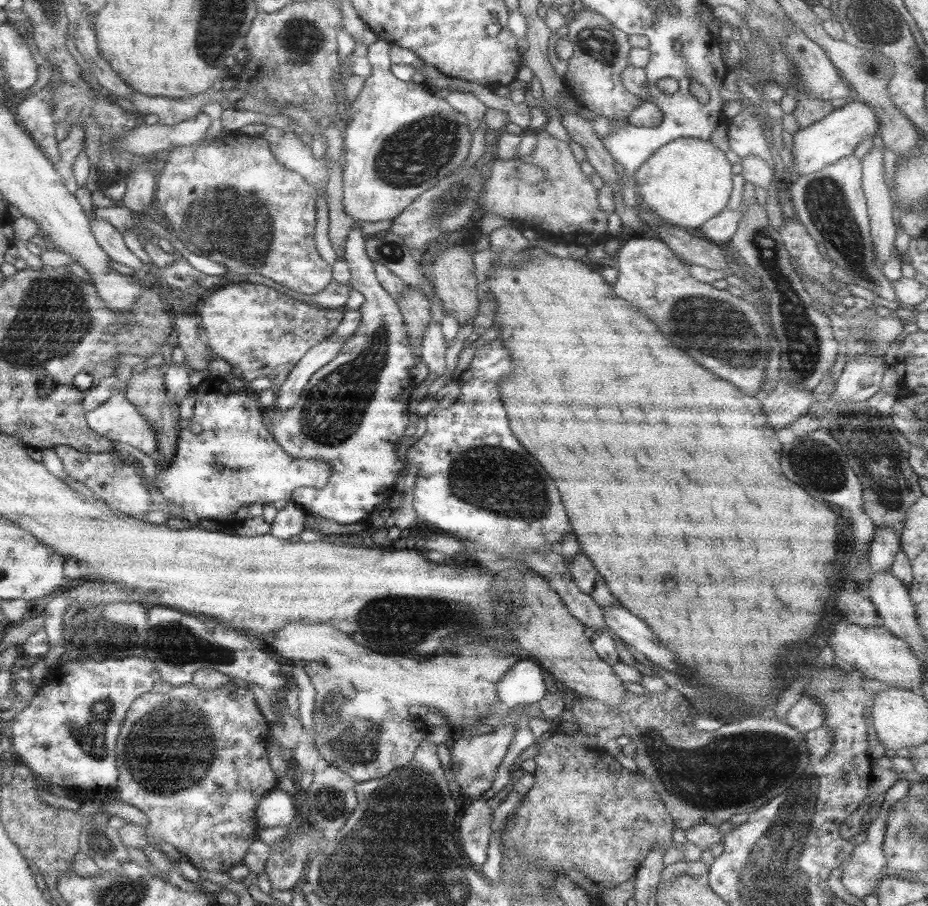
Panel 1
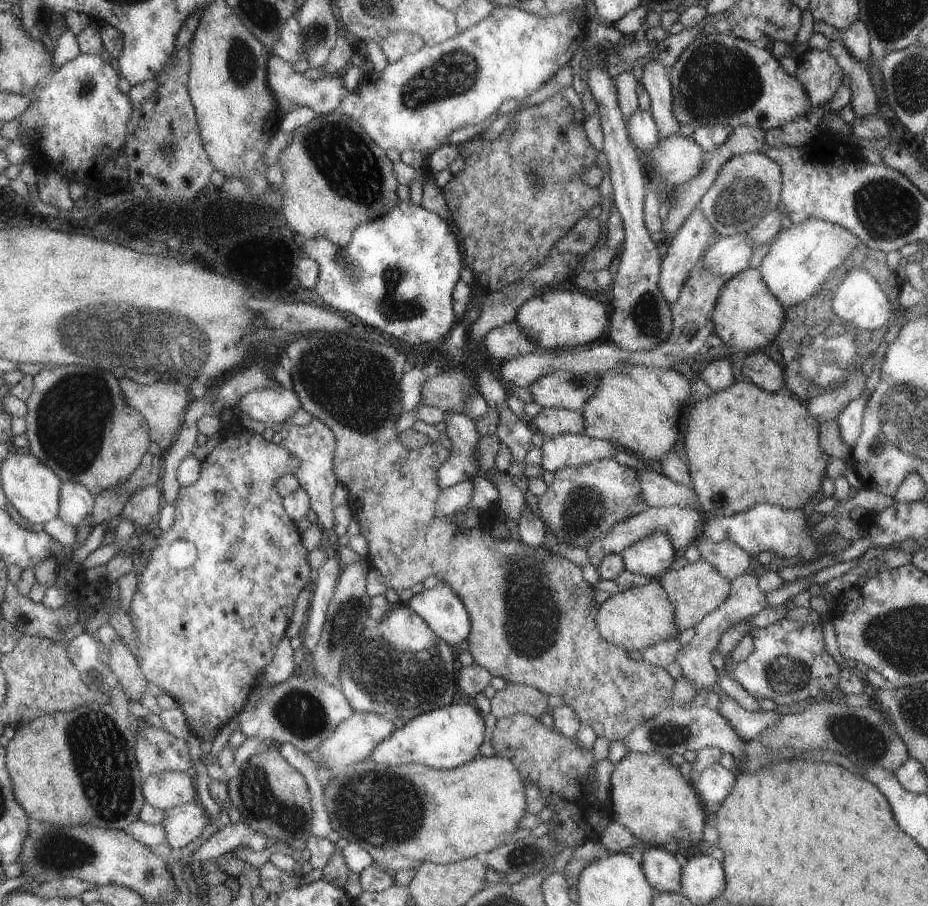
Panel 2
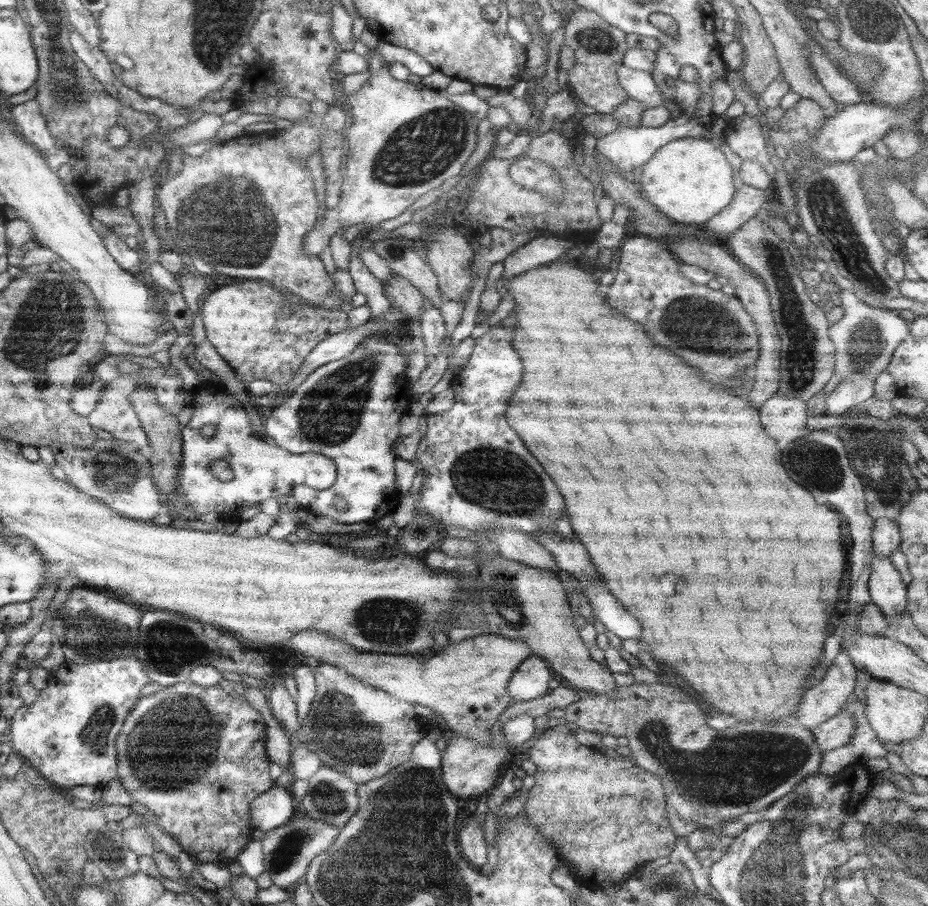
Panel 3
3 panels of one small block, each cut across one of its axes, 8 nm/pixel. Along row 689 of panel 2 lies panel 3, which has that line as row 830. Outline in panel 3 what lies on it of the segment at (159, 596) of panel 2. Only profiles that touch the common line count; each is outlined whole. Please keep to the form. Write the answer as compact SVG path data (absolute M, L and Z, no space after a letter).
M187 678L183 682L176 682L173 686L160 687L157 692L142 696L135 701L131 710L127 713L114 743L117 750L116 777L125 789L131 802L139 803L147 808L149 813L156 816L159 821L157 827L163 833L171 836L185 854L195 858L198 864L215 864L215 866L223 867L237 858L245 844L251 840L250 832L252 827L250 826L248 813L253 798L269 791L275 785L269 777L269 761L264 750L264 730L265 725L261 721L261 715L245 699L245 687L240 682L237 683L221 678L217 685L211 688L203 688L193 684Z

